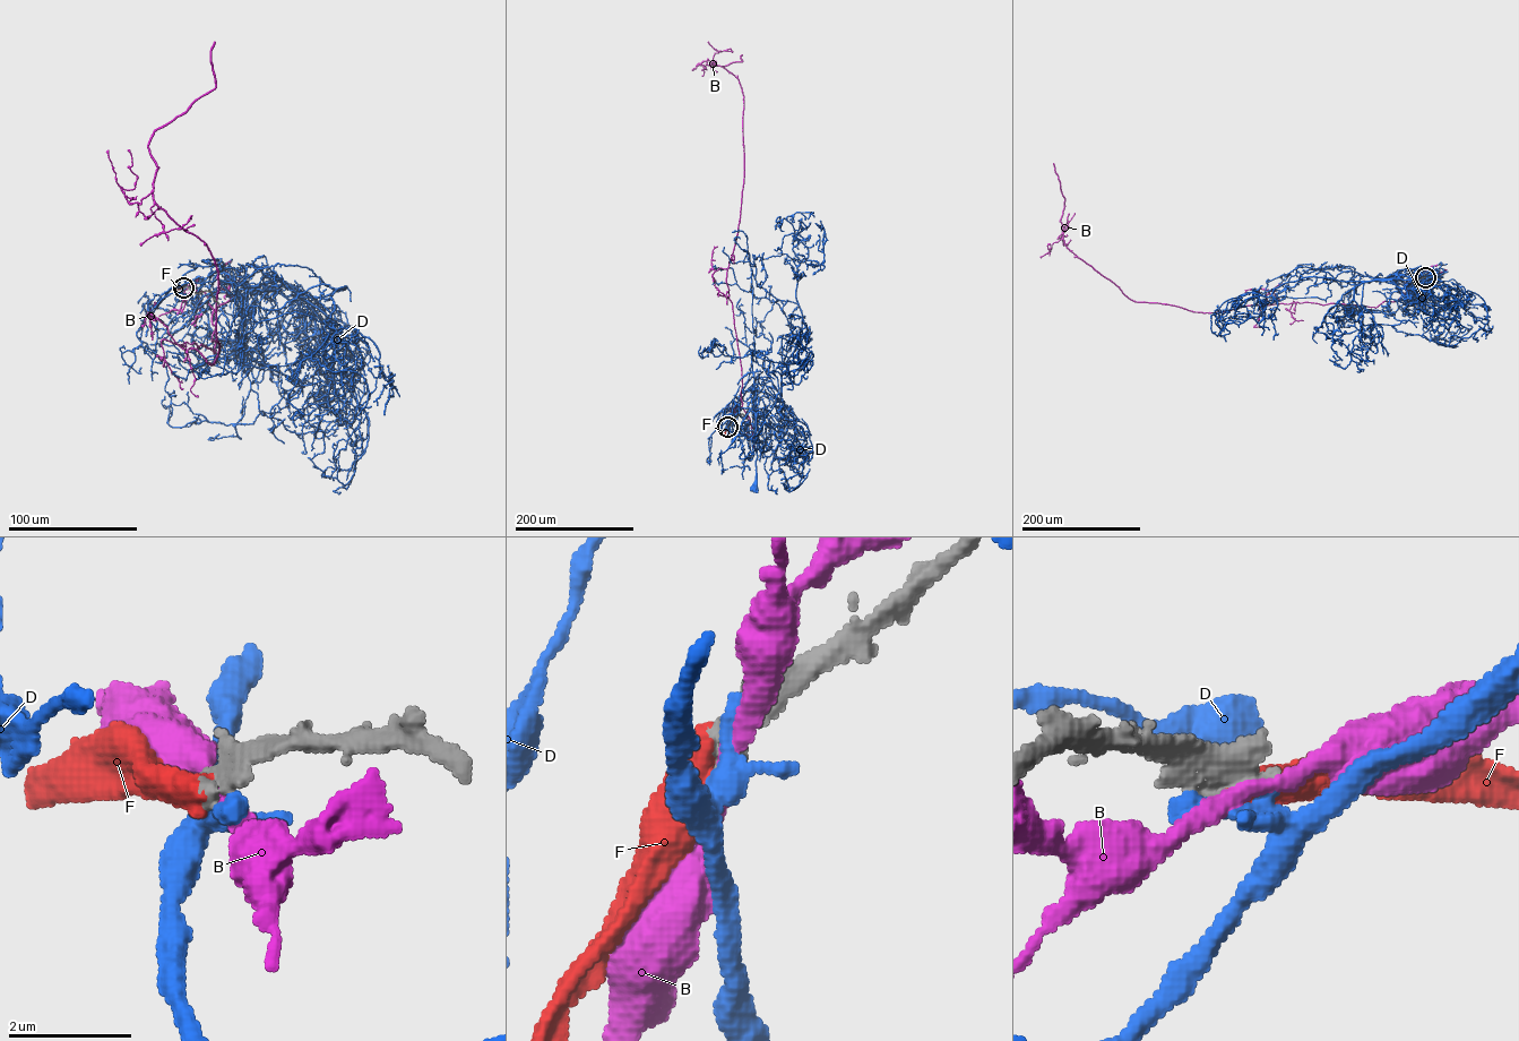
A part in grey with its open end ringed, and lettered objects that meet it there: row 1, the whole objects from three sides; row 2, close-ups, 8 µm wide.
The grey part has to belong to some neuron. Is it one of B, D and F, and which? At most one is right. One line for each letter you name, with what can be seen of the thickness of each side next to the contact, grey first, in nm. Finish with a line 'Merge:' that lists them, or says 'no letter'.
F: 500 nm thick on the grey side, 600 nm on the other
Merge: F

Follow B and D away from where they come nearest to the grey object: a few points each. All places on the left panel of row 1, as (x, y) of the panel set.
B: (183, 287), (215, 353), (180, 345), (213, 364), (217, 268), (155, 201), (147, 144), (215, 87), (215, 42)
D: (183, 287), (188, 295), (198, 293), (210, 329), (242, 366), (244, 344), (241, 352)

